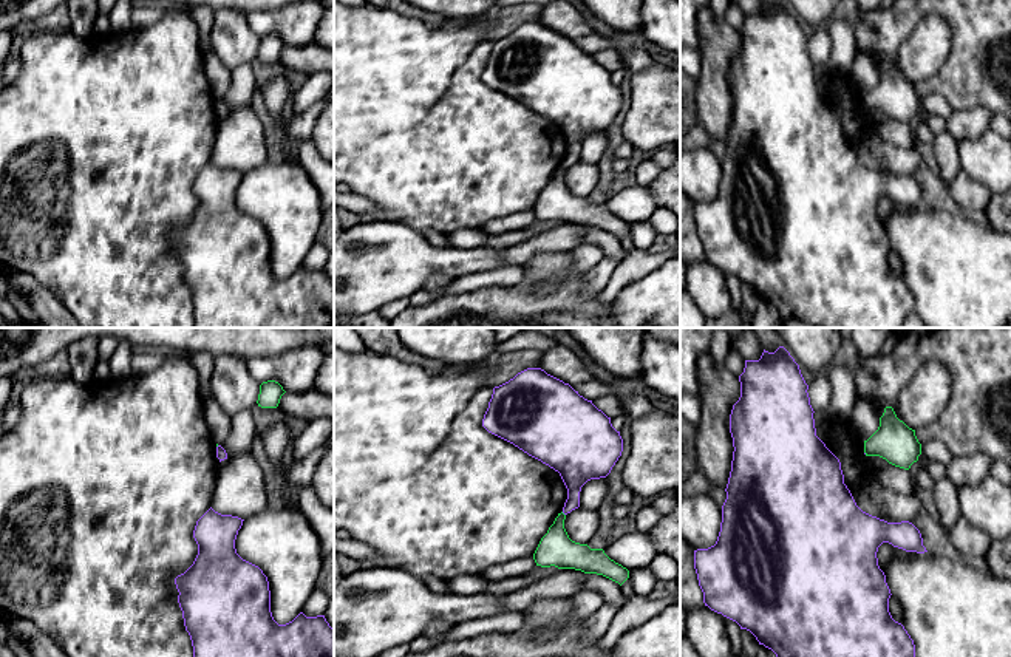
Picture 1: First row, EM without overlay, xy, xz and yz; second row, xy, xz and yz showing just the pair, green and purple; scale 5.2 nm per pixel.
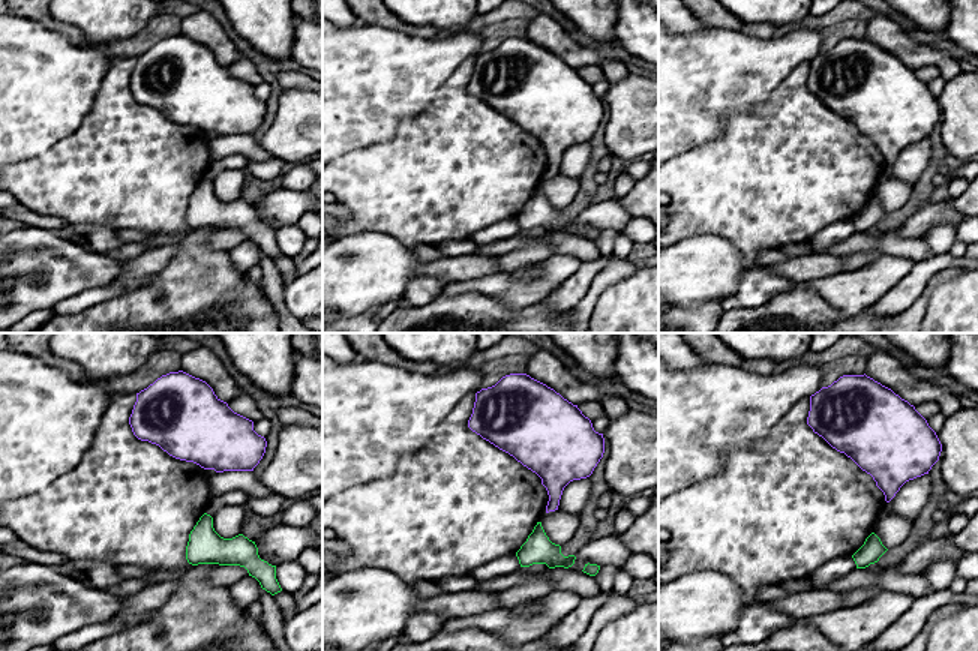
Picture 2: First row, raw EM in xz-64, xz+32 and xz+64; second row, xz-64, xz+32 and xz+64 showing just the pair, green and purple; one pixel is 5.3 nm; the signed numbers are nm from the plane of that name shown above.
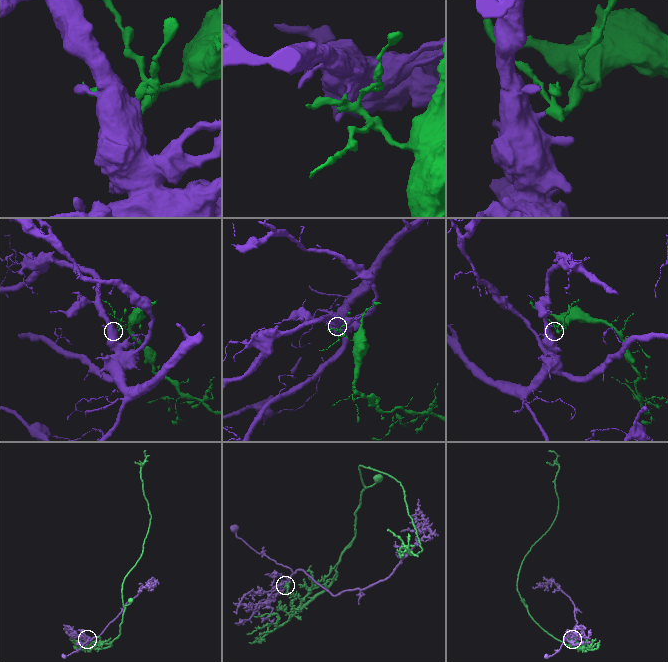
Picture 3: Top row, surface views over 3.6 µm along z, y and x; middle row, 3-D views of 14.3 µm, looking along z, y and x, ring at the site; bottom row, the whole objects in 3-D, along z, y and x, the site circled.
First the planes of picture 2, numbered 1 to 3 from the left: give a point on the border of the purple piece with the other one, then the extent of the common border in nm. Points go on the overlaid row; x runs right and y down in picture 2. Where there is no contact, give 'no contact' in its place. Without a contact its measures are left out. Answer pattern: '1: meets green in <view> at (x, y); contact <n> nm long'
1: no contact
2: no contact
3: no contact

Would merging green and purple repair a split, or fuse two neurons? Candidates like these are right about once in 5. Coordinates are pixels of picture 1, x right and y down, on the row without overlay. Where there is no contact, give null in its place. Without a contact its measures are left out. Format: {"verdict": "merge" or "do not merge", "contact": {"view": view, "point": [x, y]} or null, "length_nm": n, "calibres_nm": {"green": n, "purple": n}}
{"verdict": "do not merge", "contact": {"view": "xz", "point": [563, 167]}, "length_nm": 30, "calibres_nm": {"green": 180, "purple": 190}}

